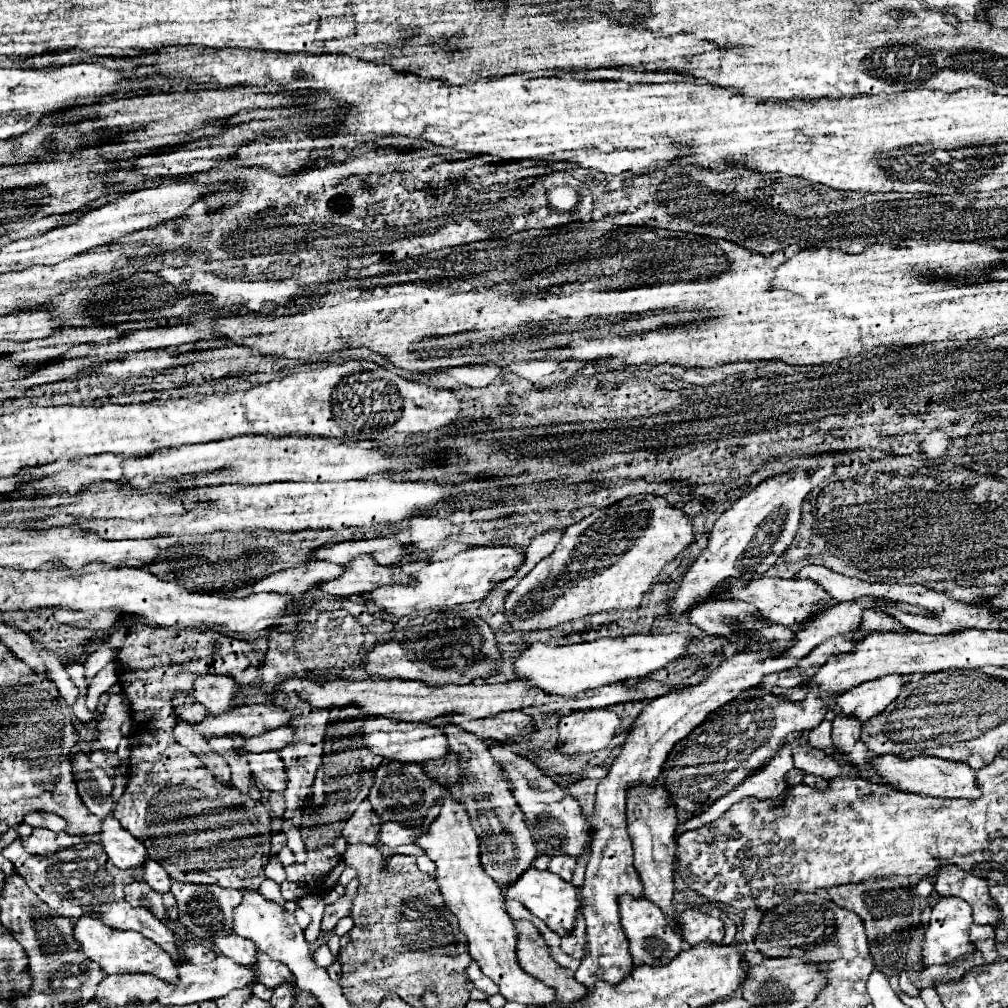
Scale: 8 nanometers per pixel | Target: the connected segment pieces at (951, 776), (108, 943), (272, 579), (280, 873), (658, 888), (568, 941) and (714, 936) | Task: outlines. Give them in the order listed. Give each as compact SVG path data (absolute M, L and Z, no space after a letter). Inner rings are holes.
M876 755L872 757L872 763L876 771L880 773L884 783L894 785L894 789L900 791L910 791L910 793L920 793L920 795L930 795L930 797L942 797L942 799L978 799L982 793L978 789L978 783L974 781L974 773L970 765L962 761L946 761L938 757L912 757L912 759L902 759L896 755Z
M86 915L74 921L74 939L80 945L78 953L82 951L90 961L98 963L104 973L150 973L168 983L174 983L178 979L178 971L172 957L160 945L156 945L148 937L142 937L142 933L112 929L104 925L98 915Z
M314 559L300 567L284 569L284 571L278 571L260 579L254 585L254 593L276 591L276 593L286 593L286 595L300 595L322 581L332 581L334 577L340 577L342 569L344 565Z
M270 855L270 857L268 857L266 877L274 879L278 885L280 885L282 881L286 881L286 871L284 871L284 865L282 865L282 861L278 859L278 855Z
M632 785L628 789L628 835L634 847L634 867L644 885L644 897L656 903L664 915L674 923L674 853L676 853L676 839L674 831L678 825L676 807L670 805L668 795L658 785Z
M578 911L574 929L570 931L570 935L562 937L562 951L566 951L566 953L572 955L572 957L578 957L578 959L584 957L584 929L586 929L584 917L582 917L582 913Z
M688 909L678 917L682 925L682 937L688 945L698 943L722 943L724 925L720 919L714 919L698 909Z

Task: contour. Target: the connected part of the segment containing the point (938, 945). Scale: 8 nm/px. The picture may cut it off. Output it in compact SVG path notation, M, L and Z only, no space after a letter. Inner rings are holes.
M942 897L930 917L930 927L924 935L924 949L922 949L922 963L924 965L940 965L940 963L950 963L952 959L974 951L974 945L968 939L968 929L972 925L972 909L966 905L966 901L958 897Z

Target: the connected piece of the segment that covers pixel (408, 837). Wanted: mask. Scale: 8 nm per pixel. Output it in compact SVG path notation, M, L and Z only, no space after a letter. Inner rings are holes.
M388 821L380 829L380 845L386 845L386 847L406 845L406 843L412 843L418 833L420 829L412 829L412 827L404 827L400 823Z

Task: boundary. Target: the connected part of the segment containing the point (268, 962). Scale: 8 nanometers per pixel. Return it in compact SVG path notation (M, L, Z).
M262 951L256 953L256 963L252 969L254 969L254 973L258 973L258 983L268 985L268 987L276 987L280 983L286 983L286 981L292 983L294 981L294 975L290 973L286 963L274 961Z

